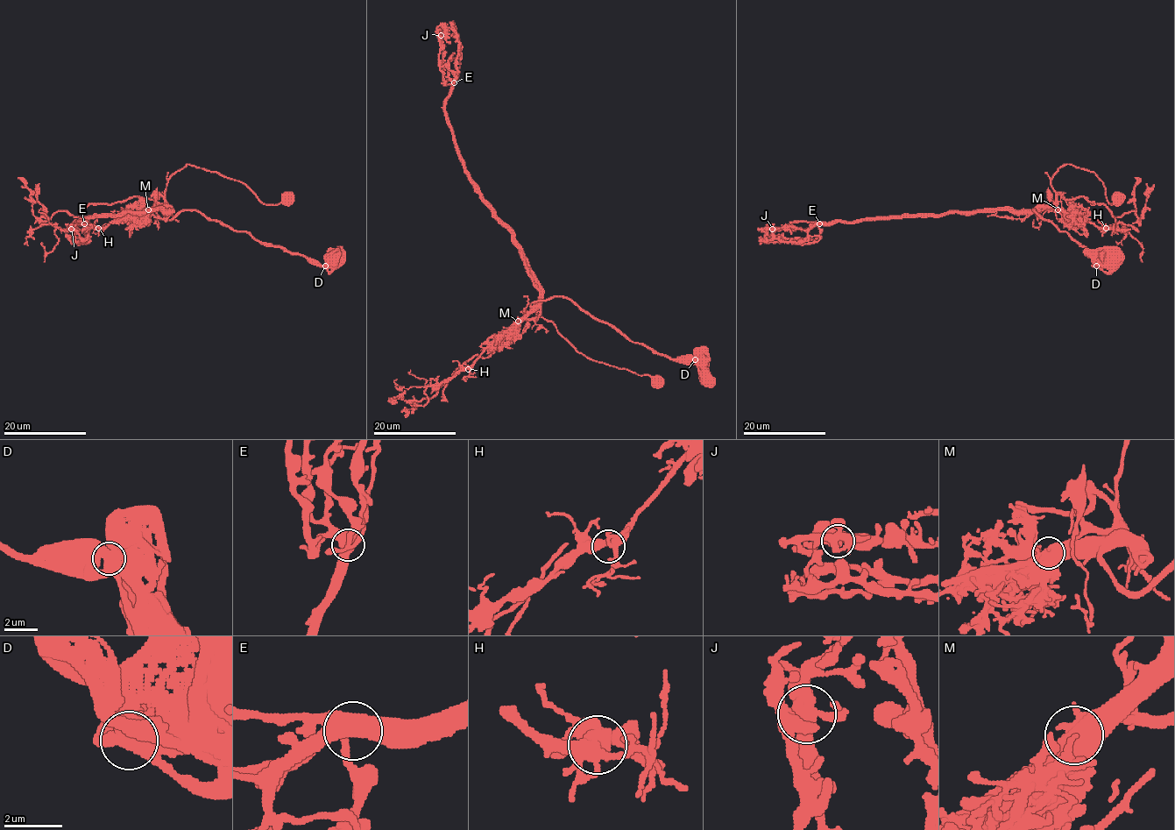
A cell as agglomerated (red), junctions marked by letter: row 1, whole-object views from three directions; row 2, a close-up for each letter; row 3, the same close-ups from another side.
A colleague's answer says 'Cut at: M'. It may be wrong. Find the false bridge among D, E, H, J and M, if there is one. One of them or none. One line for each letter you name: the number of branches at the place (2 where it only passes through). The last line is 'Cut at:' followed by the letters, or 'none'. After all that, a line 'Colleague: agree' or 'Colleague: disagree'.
M: 3
Cut at: M
Colleague: agree

